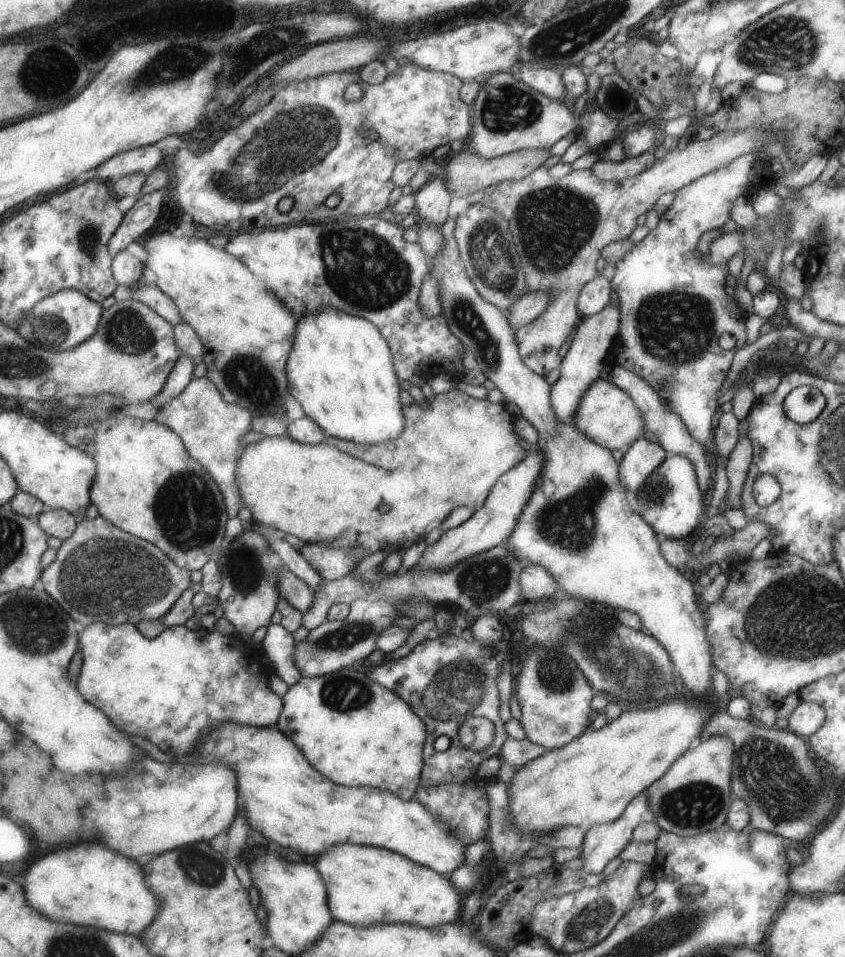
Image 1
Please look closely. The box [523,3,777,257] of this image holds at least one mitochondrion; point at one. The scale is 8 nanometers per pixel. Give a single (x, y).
(563, 39)

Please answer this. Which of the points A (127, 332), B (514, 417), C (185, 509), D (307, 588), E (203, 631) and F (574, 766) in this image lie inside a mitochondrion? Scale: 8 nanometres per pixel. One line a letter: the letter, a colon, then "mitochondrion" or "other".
A: mitochondrion
B: other
C: mitochondrion
D: other
E: other
F: other

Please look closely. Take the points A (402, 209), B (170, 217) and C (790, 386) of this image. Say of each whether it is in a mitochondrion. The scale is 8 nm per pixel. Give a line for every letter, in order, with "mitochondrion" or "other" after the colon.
A: other
B: other
C: other

